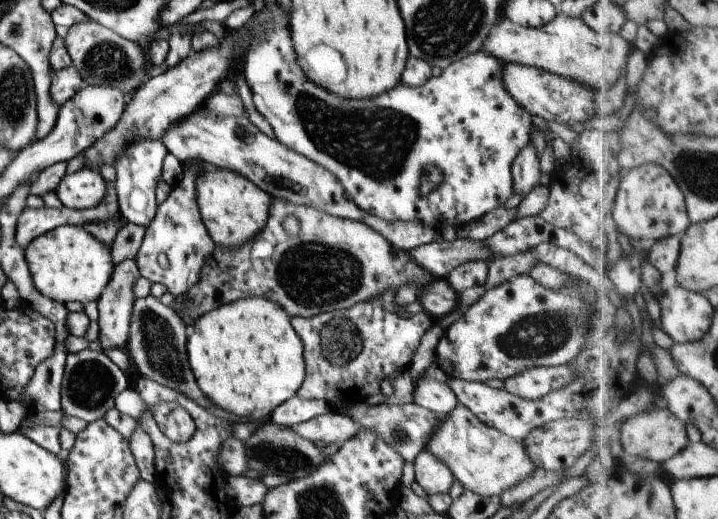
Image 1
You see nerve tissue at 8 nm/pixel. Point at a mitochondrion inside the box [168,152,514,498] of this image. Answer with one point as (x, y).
(313, 273)

